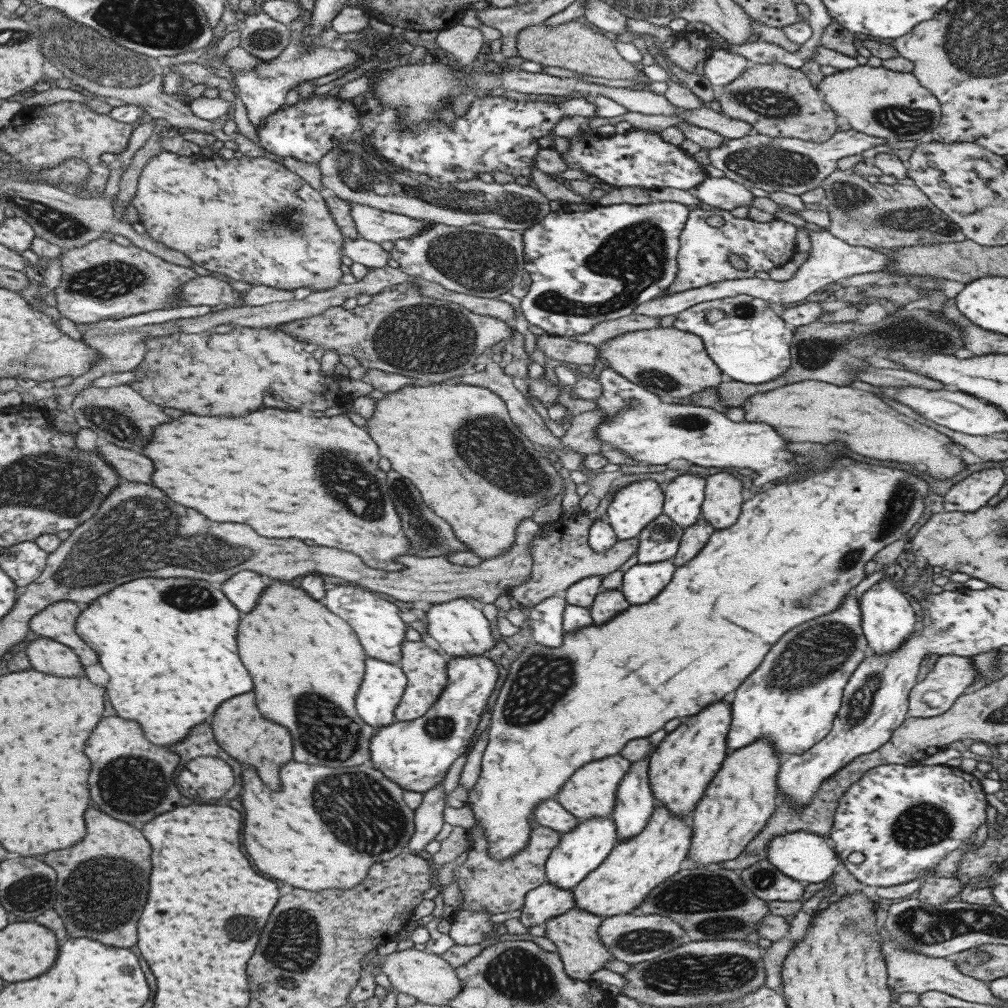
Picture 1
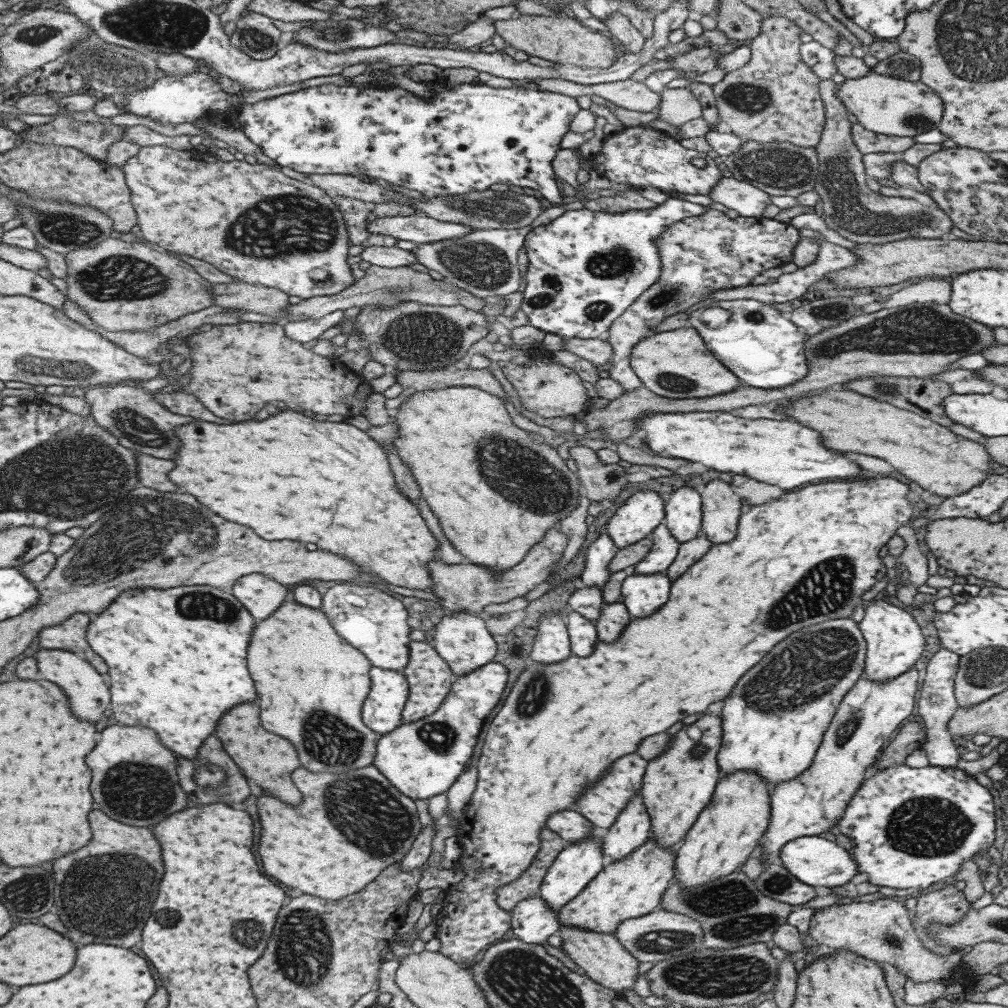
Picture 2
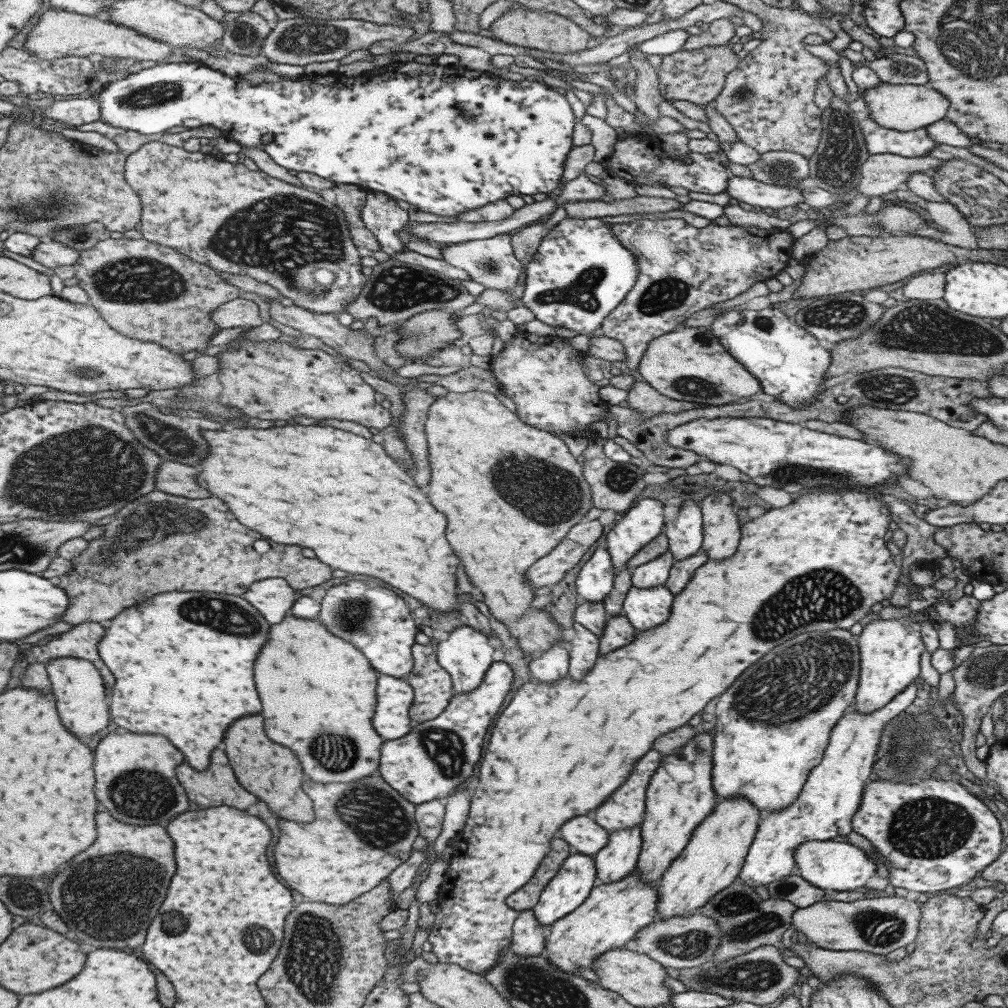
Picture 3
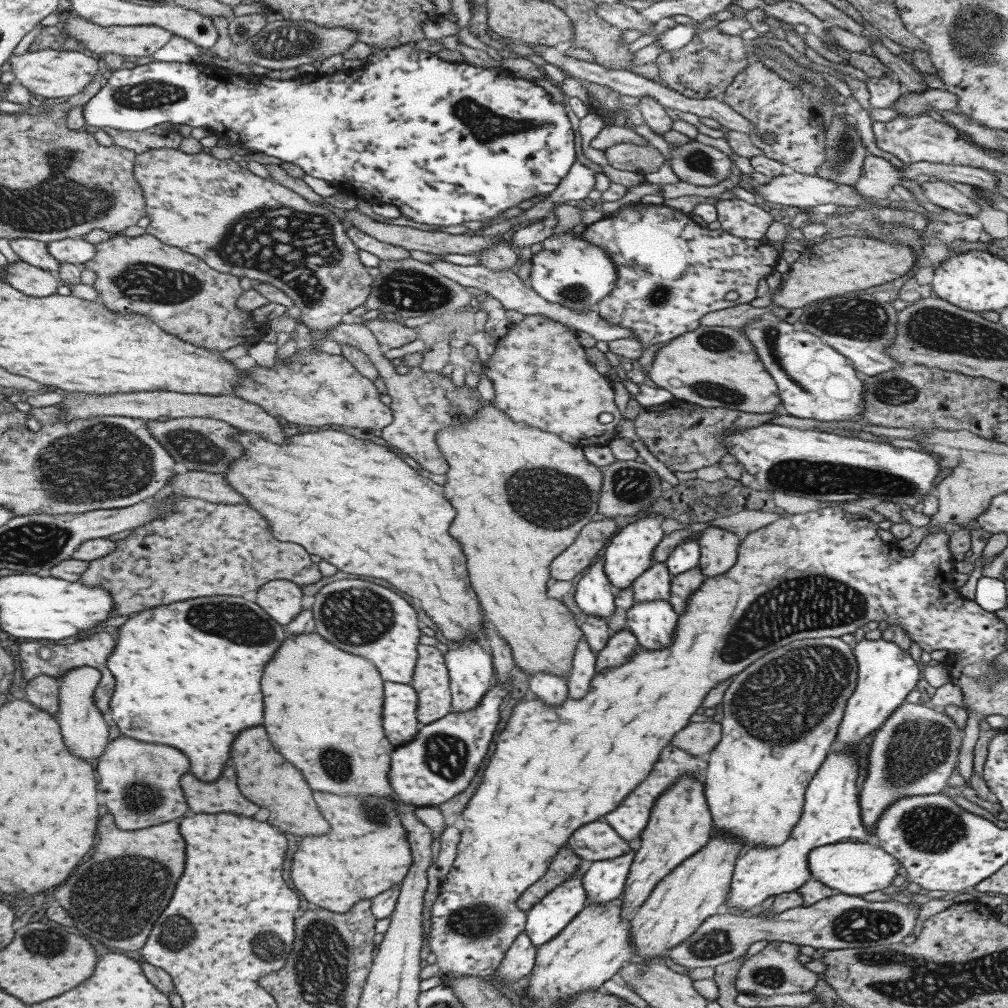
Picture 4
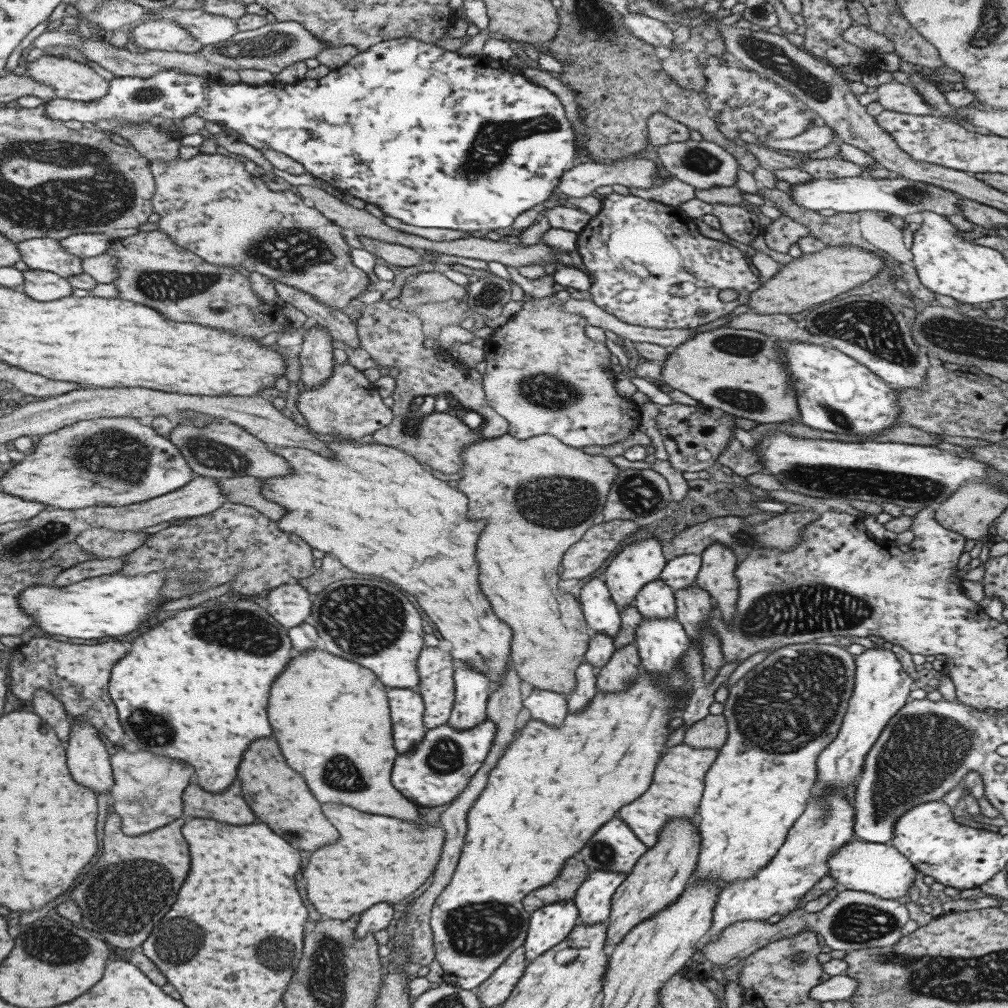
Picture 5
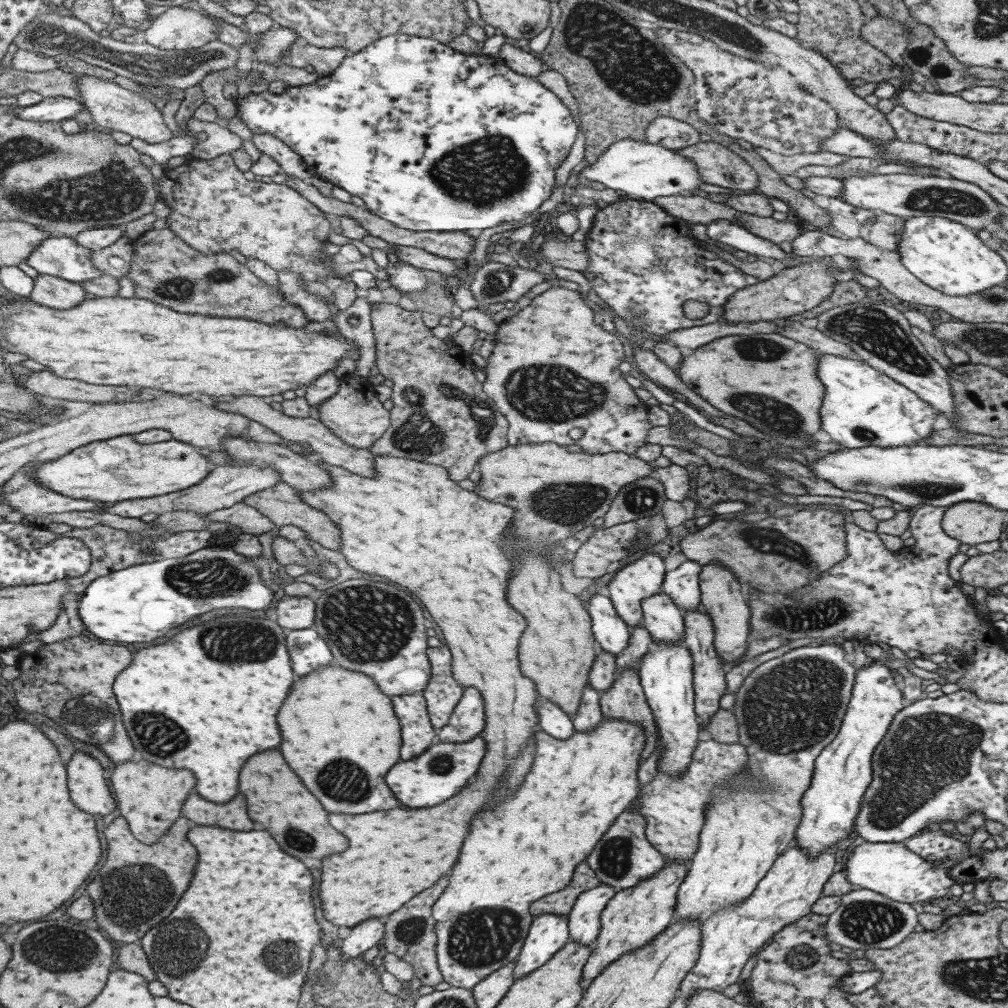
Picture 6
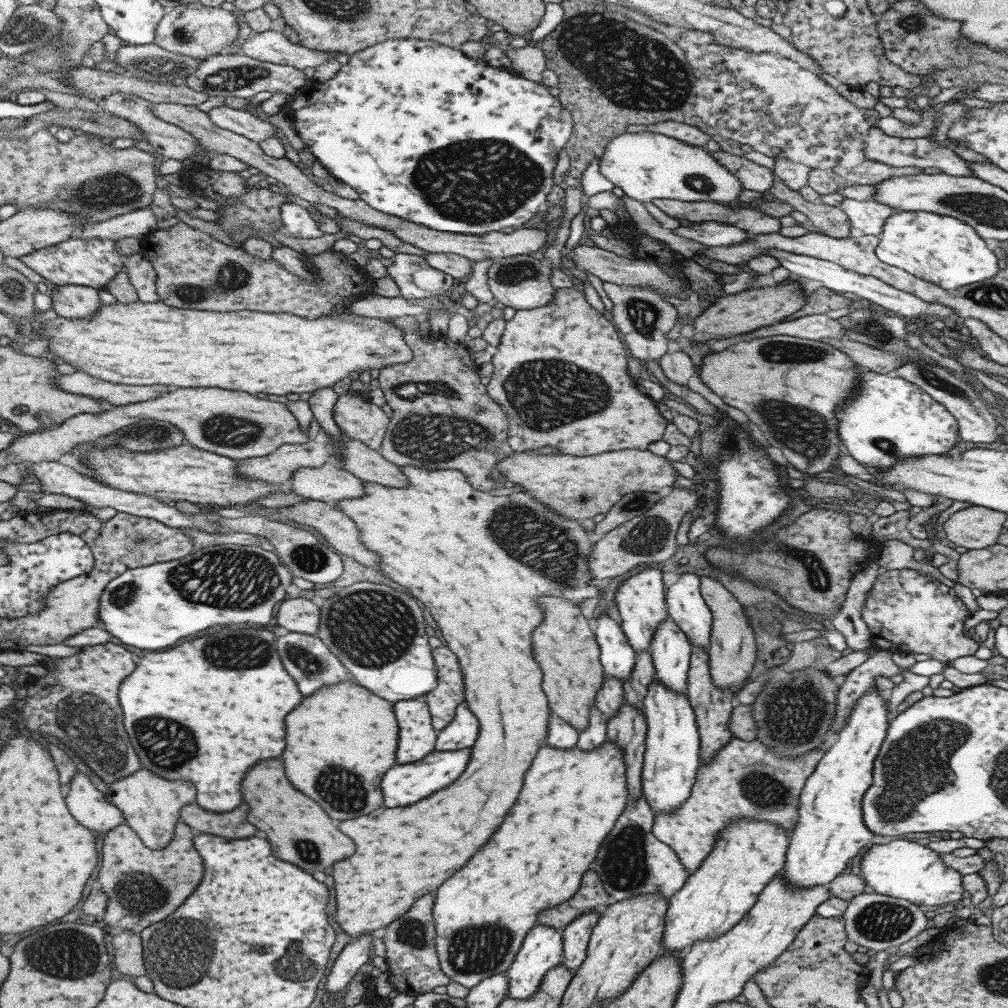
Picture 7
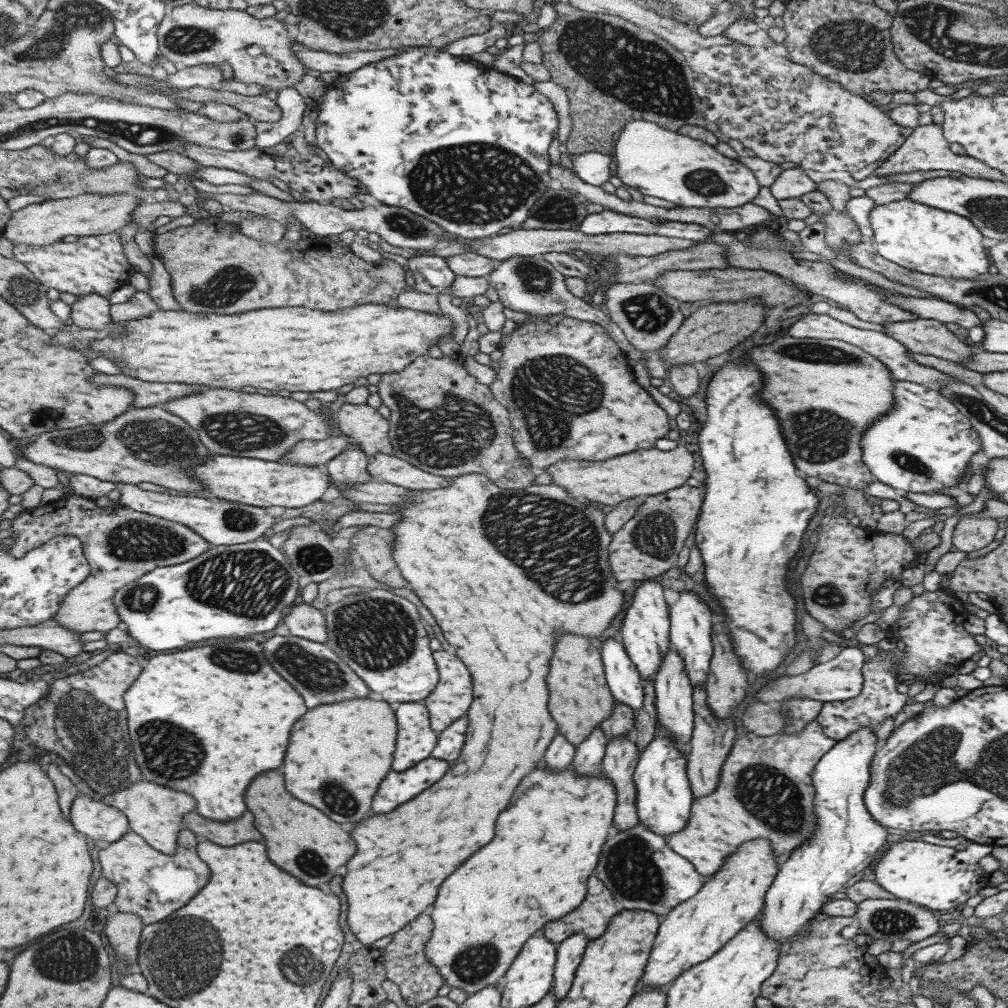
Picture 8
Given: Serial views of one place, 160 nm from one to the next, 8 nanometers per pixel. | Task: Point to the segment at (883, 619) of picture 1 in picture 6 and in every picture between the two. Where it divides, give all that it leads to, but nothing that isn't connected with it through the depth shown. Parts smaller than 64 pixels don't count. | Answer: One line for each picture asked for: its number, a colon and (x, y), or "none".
2: (893, 641)
3: (889, 650)
4: (885, 673)
5: (881, 686)
6: (842, 770)

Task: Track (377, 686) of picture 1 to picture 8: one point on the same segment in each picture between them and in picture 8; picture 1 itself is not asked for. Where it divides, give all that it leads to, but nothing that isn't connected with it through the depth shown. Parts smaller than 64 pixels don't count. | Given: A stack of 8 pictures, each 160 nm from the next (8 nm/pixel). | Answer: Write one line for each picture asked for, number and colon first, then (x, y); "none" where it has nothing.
2: (381, 710)
3: (394, 696)
4: (398, 717)
5: (405, 705)
6: (416, 732)
7: (416, 737)
8: (415, 738)

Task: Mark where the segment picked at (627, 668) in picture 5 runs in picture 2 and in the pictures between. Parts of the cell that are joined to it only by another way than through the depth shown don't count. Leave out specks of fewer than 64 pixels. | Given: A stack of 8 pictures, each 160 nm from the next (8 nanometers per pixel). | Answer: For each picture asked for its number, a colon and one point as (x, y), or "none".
2: (613, 617)
3: (617, 631)
4: (620, 645)

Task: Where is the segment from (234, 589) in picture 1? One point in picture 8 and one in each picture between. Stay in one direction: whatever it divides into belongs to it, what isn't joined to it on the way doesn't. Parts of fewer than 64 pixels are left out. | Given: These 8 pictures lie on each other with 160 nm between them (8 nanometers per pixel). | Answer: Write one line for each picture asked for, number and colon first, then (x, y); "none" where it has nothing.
2: (259, 595)
3: (272, 597)
4: (281, 599)
5: (289, 604)
6: (296, 612)
7: (299, 615)
8: (302, 620)

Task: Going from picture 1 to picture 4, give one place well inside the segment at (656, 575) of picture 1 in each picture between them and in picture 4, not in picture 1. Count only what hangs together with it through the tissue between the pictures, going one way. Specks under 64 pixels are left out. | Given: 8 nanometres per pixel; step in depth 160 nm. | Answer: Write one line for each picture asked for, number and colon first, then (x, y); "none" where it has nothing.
2: (641, 594)
3: (644, 608)
4: (652, 623)

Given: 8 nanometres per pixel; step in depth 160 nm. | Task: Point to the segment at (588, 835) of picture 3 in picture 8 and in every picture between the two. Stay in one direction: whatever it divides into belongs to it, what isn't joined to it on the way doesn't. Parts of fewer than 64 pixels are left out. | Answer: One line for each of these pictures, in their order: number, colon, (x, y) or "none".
4: (596, 841)
5: (613, 848)
6: (622, 857)
7: (631, 861)
8: (635, 865)

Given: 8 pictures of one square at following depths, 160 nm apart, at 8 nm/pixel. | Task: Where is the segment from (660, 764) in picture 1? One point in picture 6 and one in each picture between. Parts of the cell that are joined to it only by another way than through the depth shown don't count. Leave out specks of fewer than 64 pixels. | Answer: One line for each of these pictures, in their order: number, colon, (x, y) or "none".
2: (679, 782)
3: (679, 794)
4: (679, 824)
5: (657, 878)
6: (631, 917)

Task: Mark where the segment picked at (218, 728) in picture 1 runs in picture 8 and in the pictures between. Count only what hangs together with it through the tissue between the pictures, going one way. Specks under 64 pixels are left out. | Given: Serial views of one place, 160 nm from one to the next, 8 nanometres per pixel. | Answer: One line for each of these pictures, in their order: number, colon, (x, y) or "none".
2: (266, 759)
3: (269, 771)
4: (263, 776)
5: (278, 796)
6: (275, 798)
7: (299, 832)
8: (300, 840)

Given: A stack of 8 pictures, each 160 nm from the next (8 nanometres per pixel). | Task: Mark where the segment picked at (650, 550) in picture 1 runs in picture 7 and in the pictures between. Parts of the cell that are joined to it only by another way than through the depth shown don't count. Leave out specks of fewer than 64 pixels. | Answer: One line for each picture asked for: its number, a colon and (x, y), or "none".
2: (659, 556)
3: (653, 572)
4: (653, 584)
5: (655, 600)
6: (664, 622)
7: (669, 649)

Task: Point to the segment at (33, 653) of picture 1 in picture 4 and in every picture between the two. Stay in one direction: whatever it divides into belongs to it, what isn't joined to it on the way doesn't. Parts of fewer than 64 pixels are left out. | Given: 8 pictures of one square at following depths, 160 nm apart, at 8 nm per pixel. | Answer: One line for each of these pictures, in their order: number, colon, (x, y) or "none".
2: (90, 696)
3: (80, 689)
4: (84, 728)

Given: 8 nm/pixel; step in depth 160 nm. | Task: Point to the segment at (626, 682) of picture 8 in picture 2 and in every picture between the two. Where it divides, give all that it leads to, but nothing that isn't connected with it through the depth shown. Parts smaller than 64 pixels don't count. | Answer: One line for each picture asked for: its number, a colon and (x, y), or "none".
2: (595, 572)
3: (595, 578)
4: (594, 594)
5: (602, 616)
6: (610, 633)
7: (617, 657)

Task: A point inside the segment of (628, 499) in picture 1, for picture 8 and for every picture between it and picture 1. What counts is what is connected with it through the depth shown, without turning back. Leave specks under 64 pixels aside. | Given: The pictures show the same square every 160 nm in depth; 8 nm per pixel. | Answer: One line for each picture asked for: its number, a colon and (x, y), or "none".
2: (635, 519)
3: (643, 521)
4: (628, 553)
5: (637, 563)
6: (641, 578)
7: (640, 602)
8: (644, 628)

